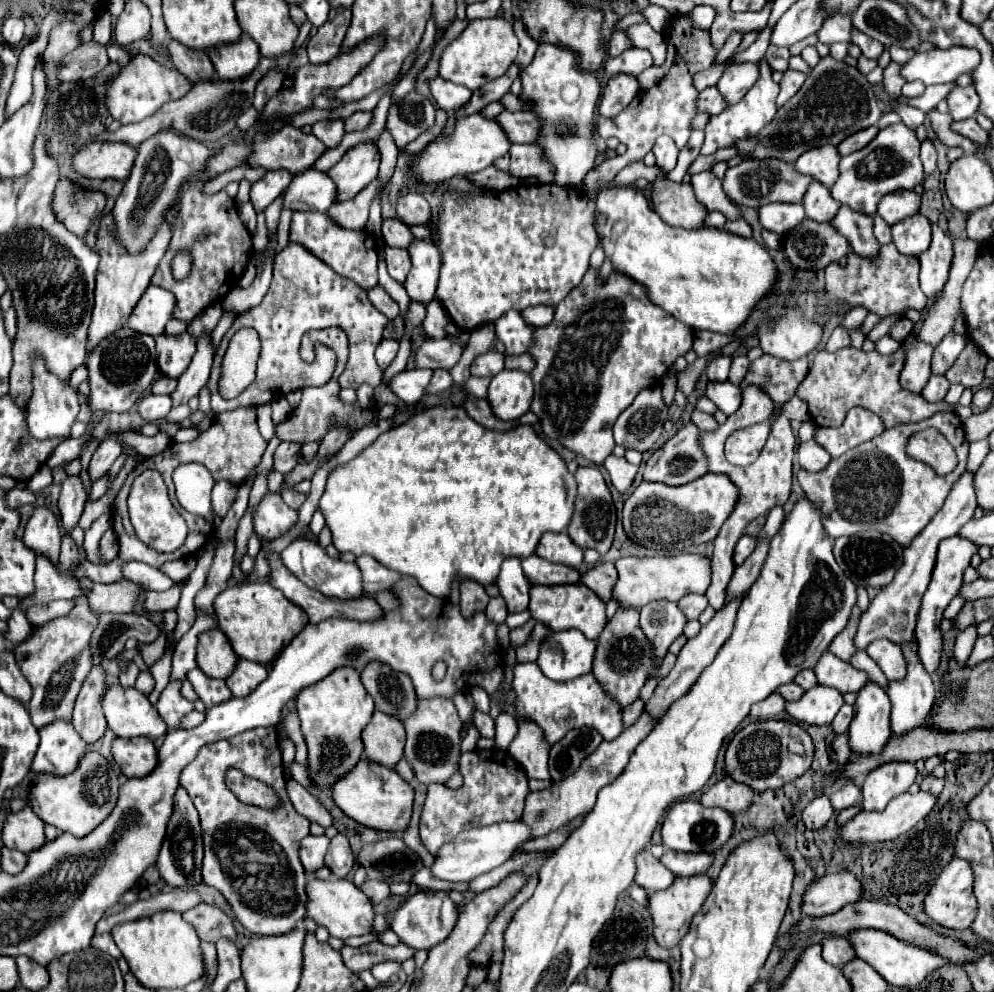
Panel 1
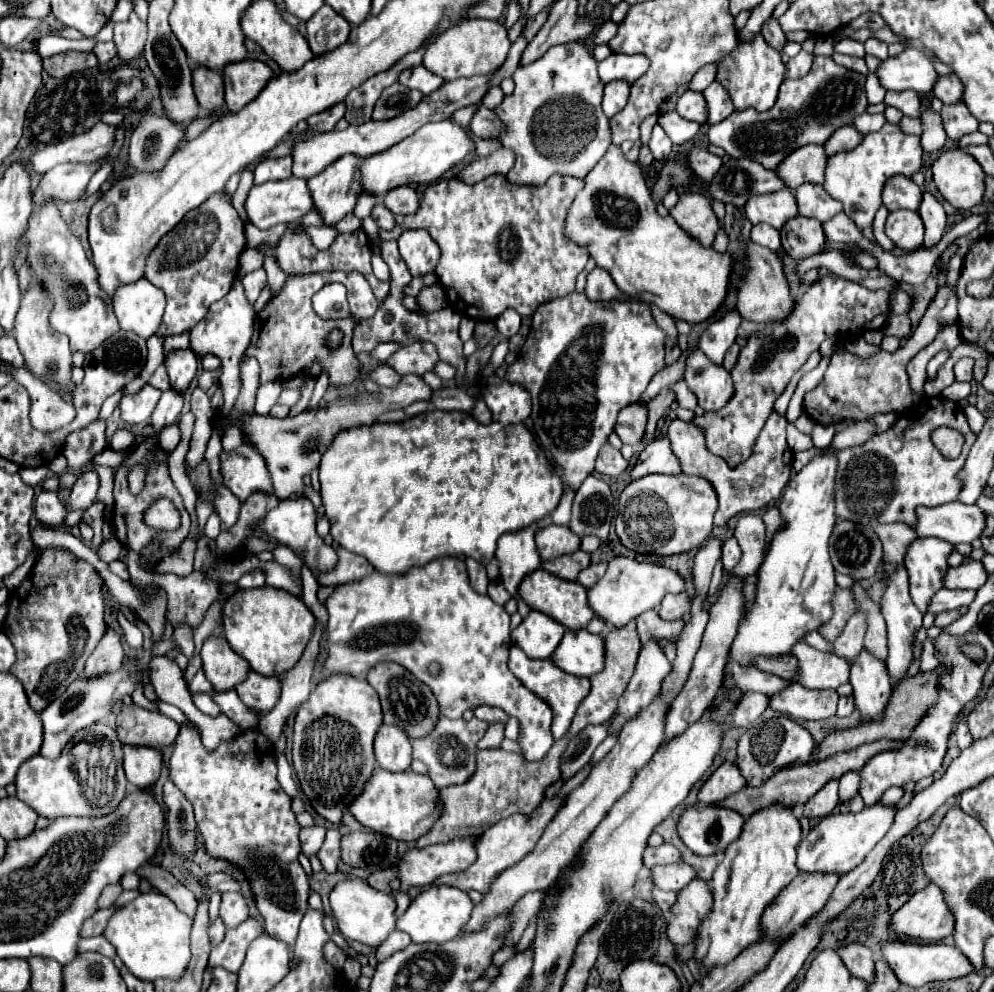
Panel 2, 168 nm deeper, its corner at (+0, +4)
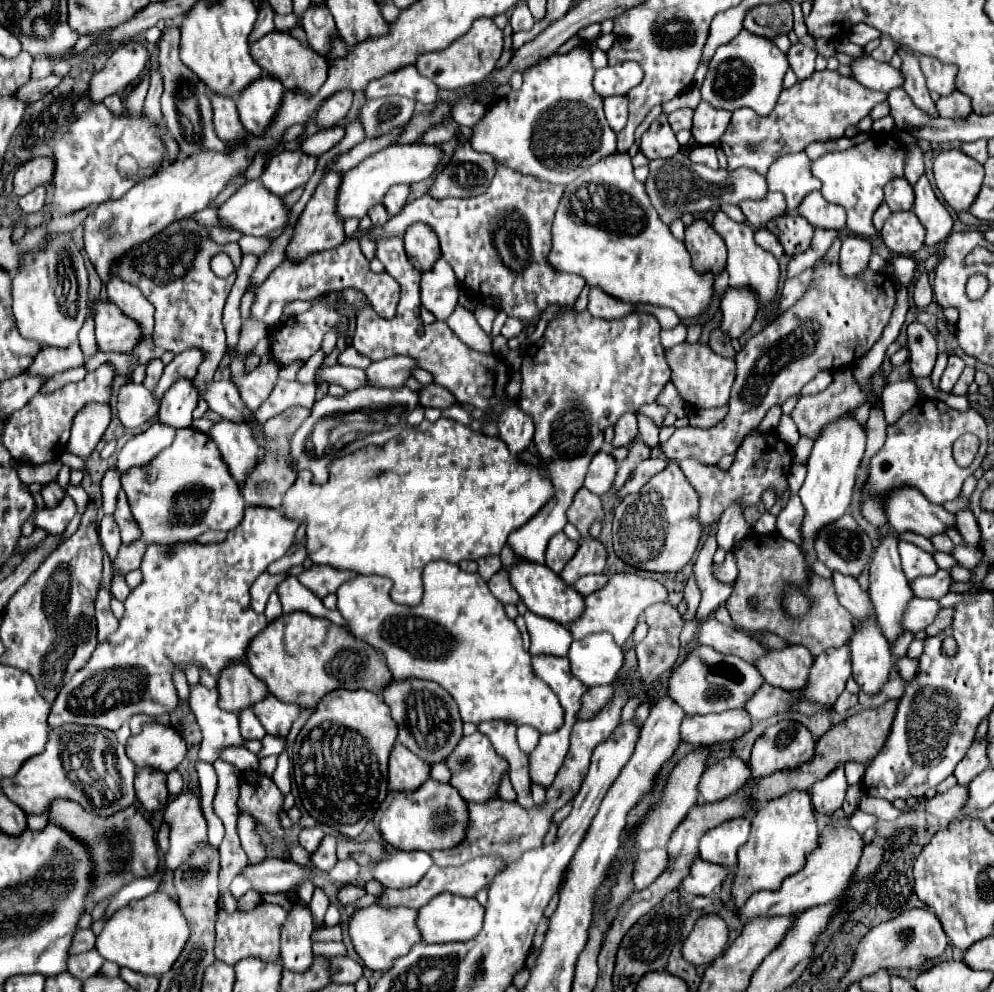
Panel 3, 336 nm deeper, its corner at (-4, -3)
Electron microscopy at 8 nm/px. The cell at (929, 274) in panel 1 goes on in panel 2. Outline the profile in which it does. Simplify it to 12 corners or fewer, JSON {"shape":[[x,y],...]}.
{"shape":[[926,188],[918,214],[932,248],[946,230],[946,212]]}

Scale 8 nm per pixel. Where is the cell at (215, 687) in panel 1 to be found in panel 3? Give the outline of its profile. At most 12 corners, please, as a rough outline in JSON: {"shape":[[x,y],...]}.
{"shape":[[250,709],[240,711],[244,739],[262,739],[262,723]]}

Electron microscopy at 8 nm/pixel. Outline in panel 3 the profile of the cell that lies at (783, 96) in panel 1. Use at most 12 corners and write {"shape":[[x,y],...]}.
{"shape":[[792,45],[788,63],[800,81],[814,73],[816,51]]}

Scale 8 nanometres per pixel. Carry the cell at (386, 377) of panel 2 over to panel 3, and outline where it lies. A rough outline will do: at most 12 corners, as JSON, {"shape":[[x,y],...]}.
{"shape":[[342,365],[318,369],[322,381],[348,391],[368,385],[366,371]]}

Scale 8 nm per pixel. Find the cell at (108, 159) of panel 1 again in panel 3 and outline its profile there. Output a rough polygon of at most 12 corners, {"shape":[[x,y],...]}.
{"shape":[[36,187],[20,197],[24,215],[42,211],[46,203],[46,187]]}

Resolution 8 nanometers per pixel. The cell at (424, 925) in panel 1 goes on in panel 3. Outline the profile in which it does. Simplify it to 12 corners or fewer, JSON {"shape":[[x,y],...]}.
{"shape":[[444,893],[418,911],[424,943],[478,935],[484,907]]}

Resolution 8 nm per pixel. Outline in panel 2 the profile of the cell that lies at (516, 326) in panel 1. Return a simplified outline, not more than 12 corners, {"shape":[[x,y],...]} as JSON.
{"shape":[[508,310],[494,320],[502,338],[520,330],[520,314]]}

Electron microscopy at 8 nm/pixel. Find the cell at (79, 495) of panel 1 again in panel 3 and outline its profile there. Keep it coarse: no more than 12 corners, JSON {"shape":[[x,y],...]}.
{"shape":[[108,405],[76,415],[68,453],[88,457],[110,425]]}

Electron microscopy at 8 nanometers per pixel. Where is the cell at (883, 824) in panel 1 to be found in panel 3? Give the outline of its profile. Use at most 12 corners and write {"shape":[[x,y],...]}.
{"shape":[[826,827],[802,871],[740,909],[794,915],[838,899],[864,847],[852,827]]}

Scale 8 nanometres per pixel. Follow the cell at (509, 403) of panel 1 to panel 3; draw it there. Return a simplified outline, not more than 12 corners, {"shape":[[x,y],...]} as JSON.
{"shape":[[518,405],[498,417],[498,435],[512,453],[532,443],[534,423]]}

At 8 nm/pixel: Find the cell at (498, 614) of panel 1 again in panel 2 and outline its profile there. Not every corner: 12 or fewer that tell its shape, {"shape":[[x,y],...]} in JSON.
{"shape":[[500,580],[488,584],[488,596],[502,606],[512,598]]}

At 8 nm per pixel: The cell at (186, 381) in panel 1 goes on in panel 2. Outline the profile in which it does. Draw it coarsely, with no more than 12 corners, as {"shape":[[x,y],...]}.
{"shape":[[166,390],[152,414],[152,426],[170,426],[180,418],[184,398]]}

